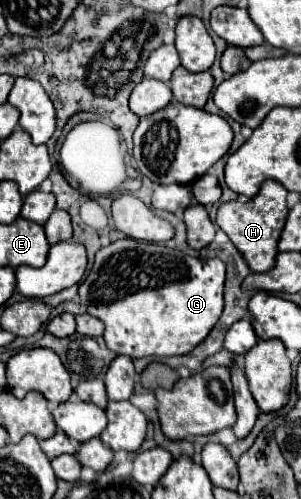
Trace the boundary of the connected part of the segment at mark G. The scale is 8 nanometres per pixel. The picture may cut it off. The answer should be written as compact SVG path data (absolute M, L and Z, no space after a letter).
M118 239L96 253L90 275L84 283L80 283L80 299L86 313L98 317L106 325L104 341L110 351L128 355L132 359L148 355L188 355L208 337L224 311L224 279L226 265L220 259L198 259L166 245L136 239Z

